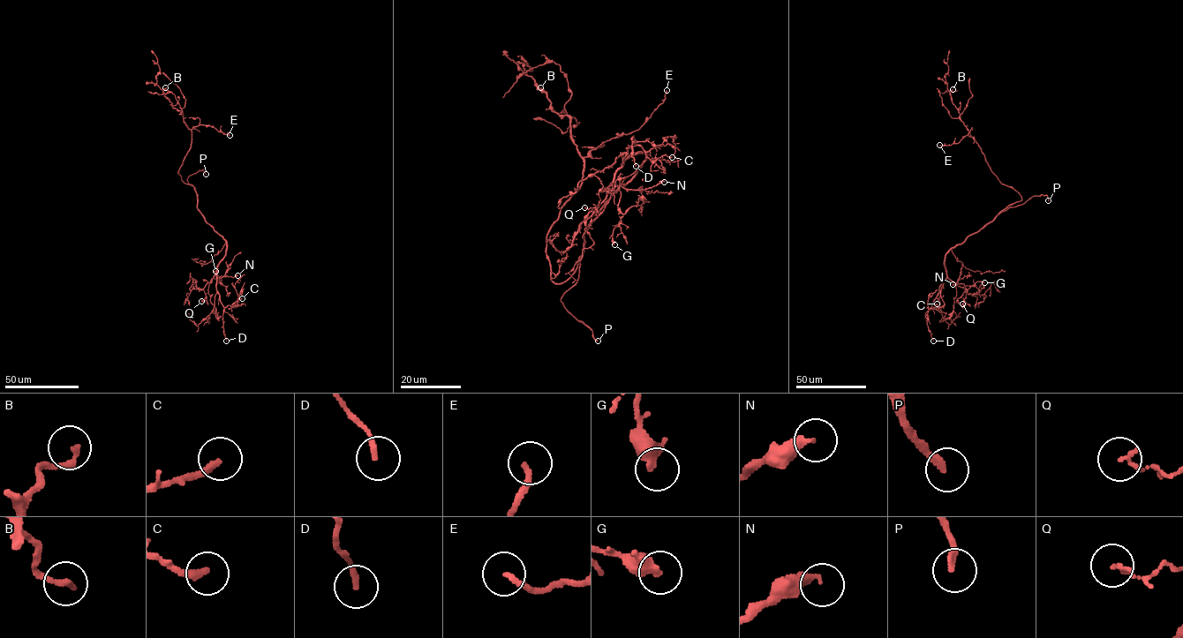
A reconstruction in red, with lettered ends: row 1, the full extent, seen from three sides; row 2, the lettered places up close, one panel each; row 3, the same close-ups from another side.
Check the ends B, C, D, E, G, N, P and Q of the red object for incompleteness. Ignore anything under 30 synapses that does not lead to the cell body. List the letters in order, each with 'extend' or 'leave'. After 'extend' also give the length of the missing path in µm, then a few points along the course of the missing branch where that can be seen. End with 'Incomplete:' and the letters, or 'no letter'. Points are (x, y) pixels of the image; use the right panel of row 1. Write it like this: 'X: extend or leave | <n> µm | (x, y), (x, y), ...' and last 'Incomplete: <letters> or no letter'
B: leave
C: extend | 15 µm
D: leave
E: leave
G: leave
N: leave
P: extend | 30 µm | (1048, 200), (1062, 206), (1069, 205)
Q: leave
Incomplete: C, P

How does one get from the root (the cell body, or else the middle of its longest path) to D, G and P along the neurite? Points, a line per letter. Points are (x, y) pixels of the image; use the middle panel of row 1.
D: (575, 270), (589, 224), (645, 159), (641, 153), (623, 164), (621, 153), (635, 145), (633, 136), (636, 166)
G: (575, 270), (589, 224), (644, 153), (615, 175), (618, 207), (628, 210), (614, 244)
P: (575, 270), (583, 249), (576, 282), (564, 293), (561, 302), (592, 331), (598, 341)

